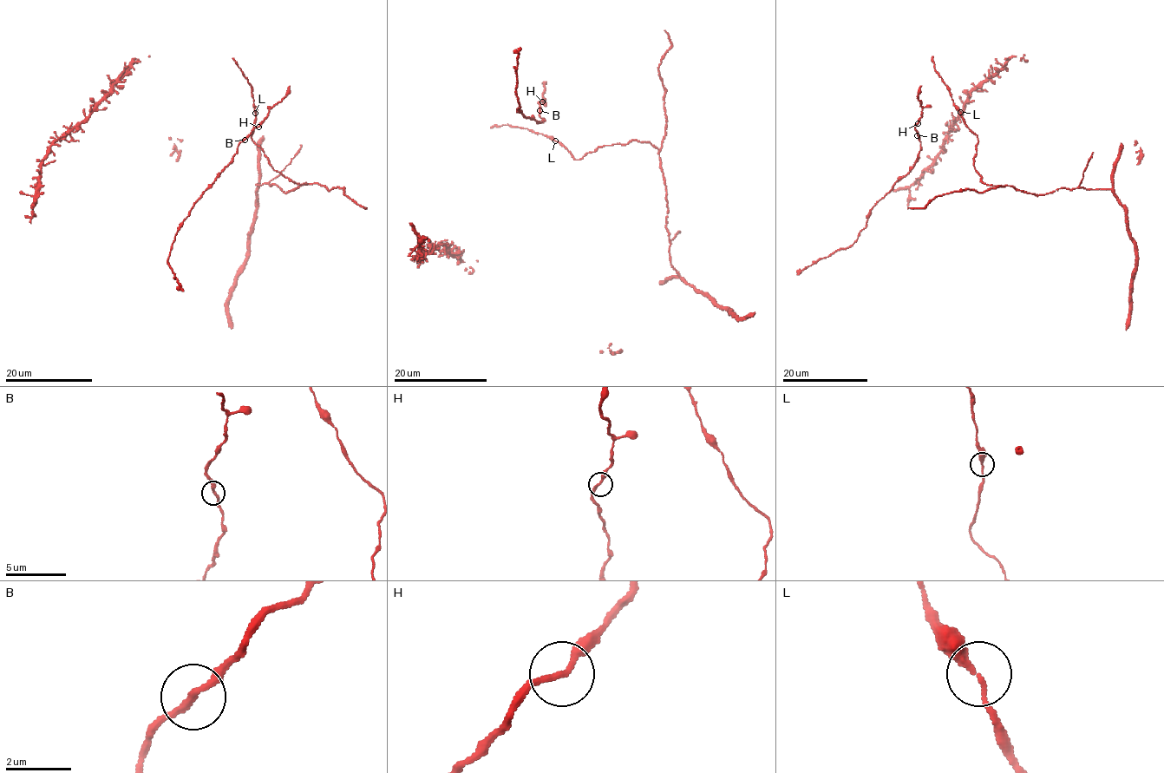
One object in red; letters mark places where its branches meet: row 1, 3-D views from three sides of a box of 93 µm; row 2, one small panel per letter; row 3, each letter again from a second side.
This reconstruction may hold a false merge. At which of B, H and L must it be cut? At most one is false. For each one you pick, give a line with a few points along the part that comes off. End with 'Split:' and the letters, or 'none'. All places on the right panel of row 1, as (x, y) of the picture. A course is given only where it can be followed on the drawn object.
Split: none

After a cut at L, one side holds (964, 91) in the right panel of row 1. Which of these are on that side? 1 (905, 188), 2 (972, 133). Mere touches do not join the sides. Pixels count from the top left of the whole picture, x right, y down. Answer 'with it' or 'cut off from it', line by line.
1: with it
2: cut off from it

